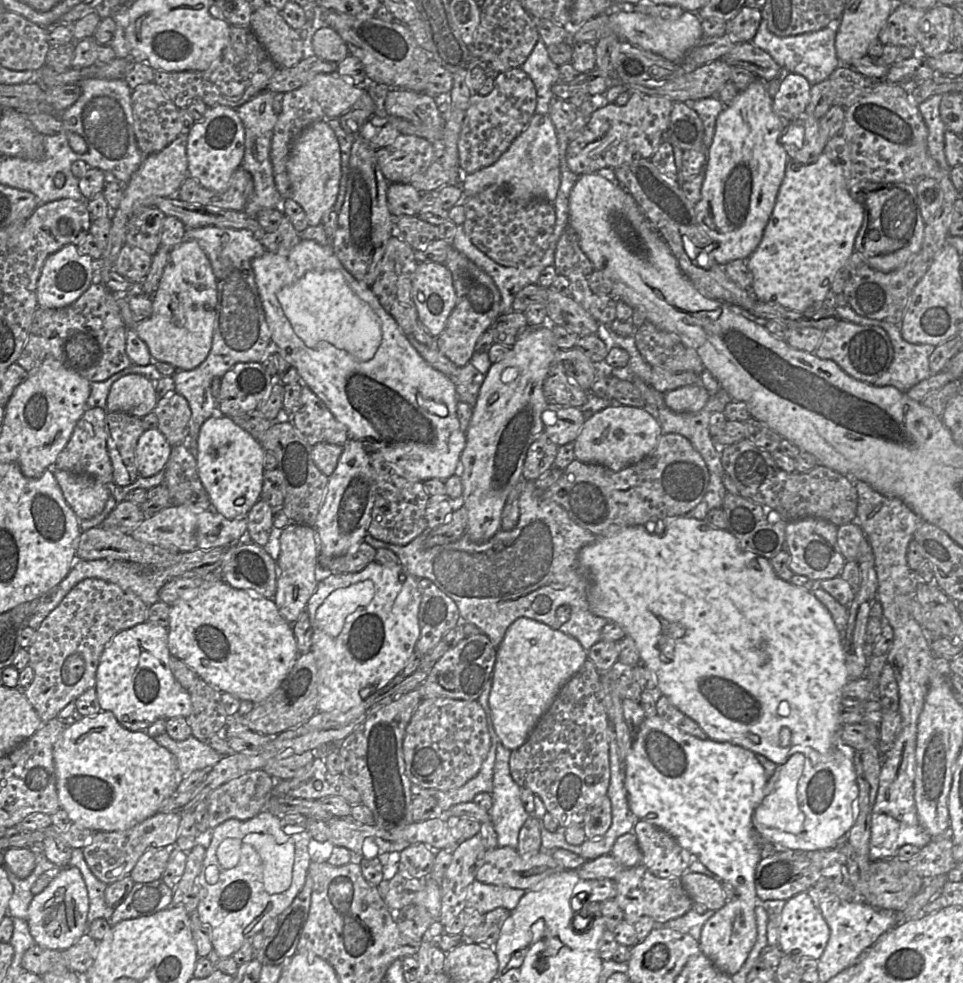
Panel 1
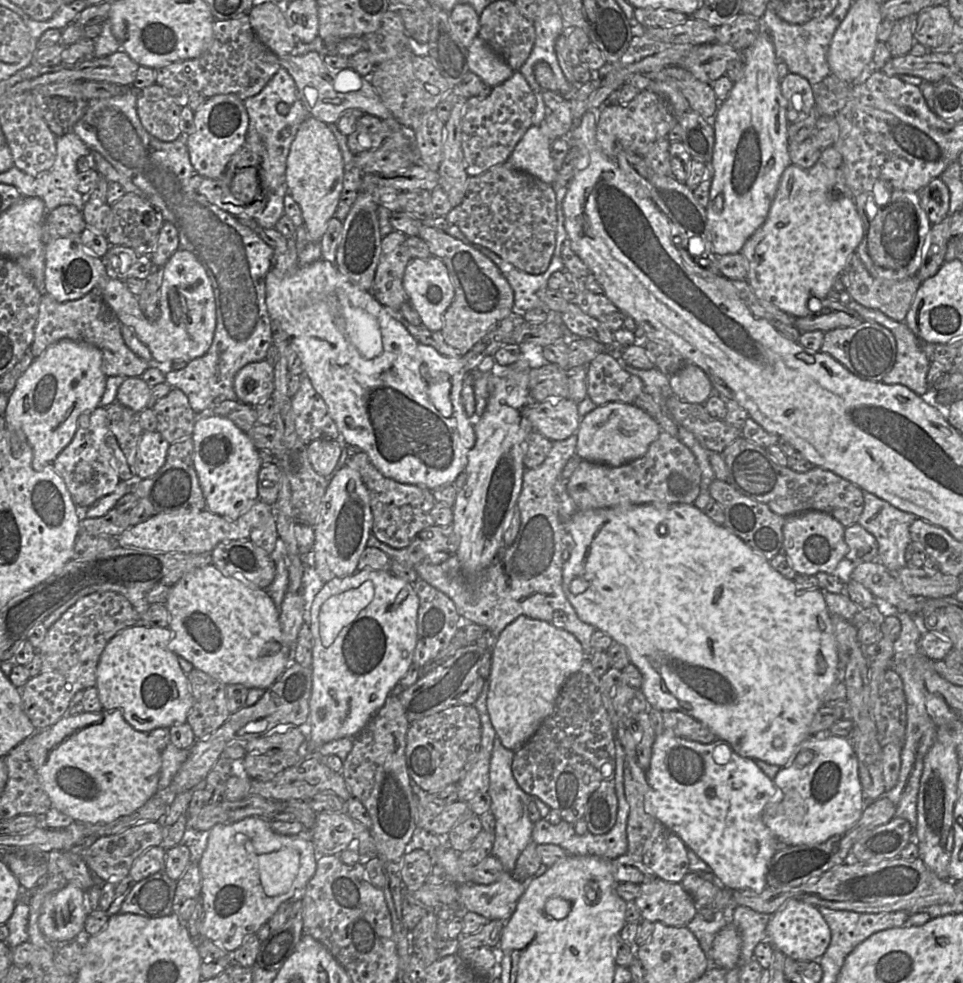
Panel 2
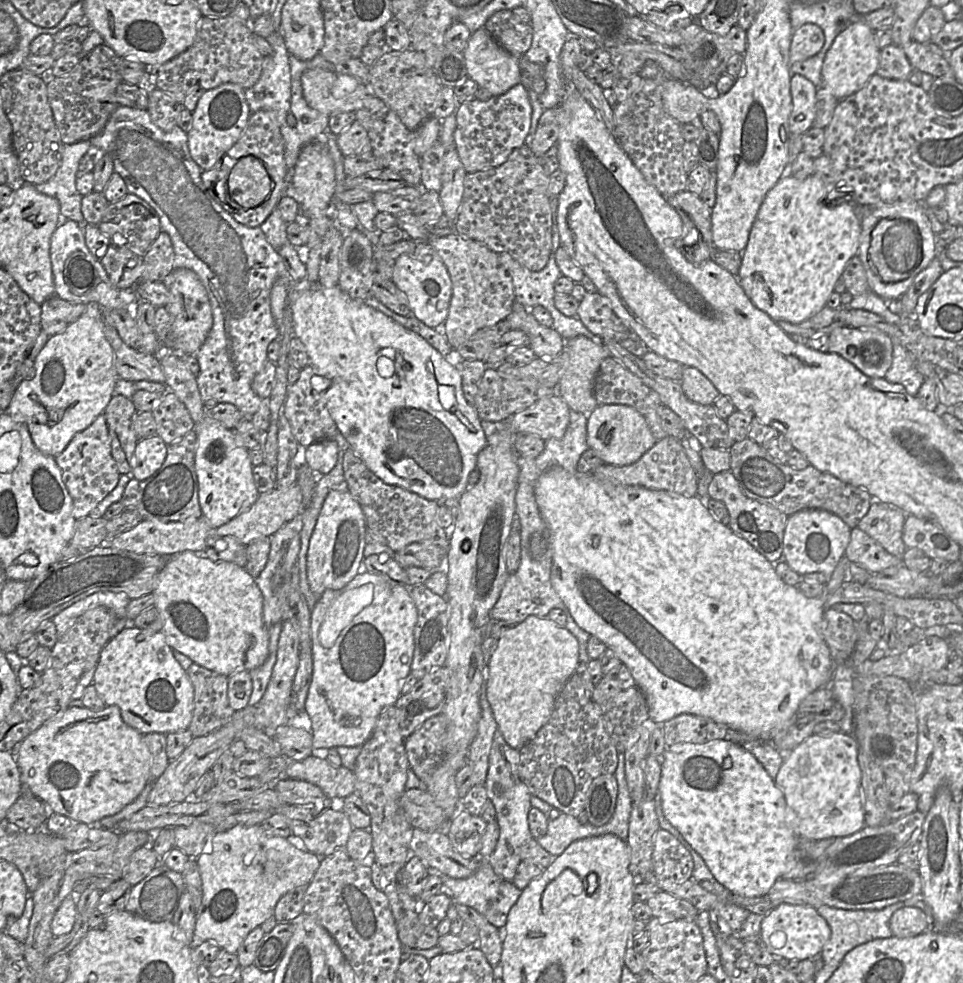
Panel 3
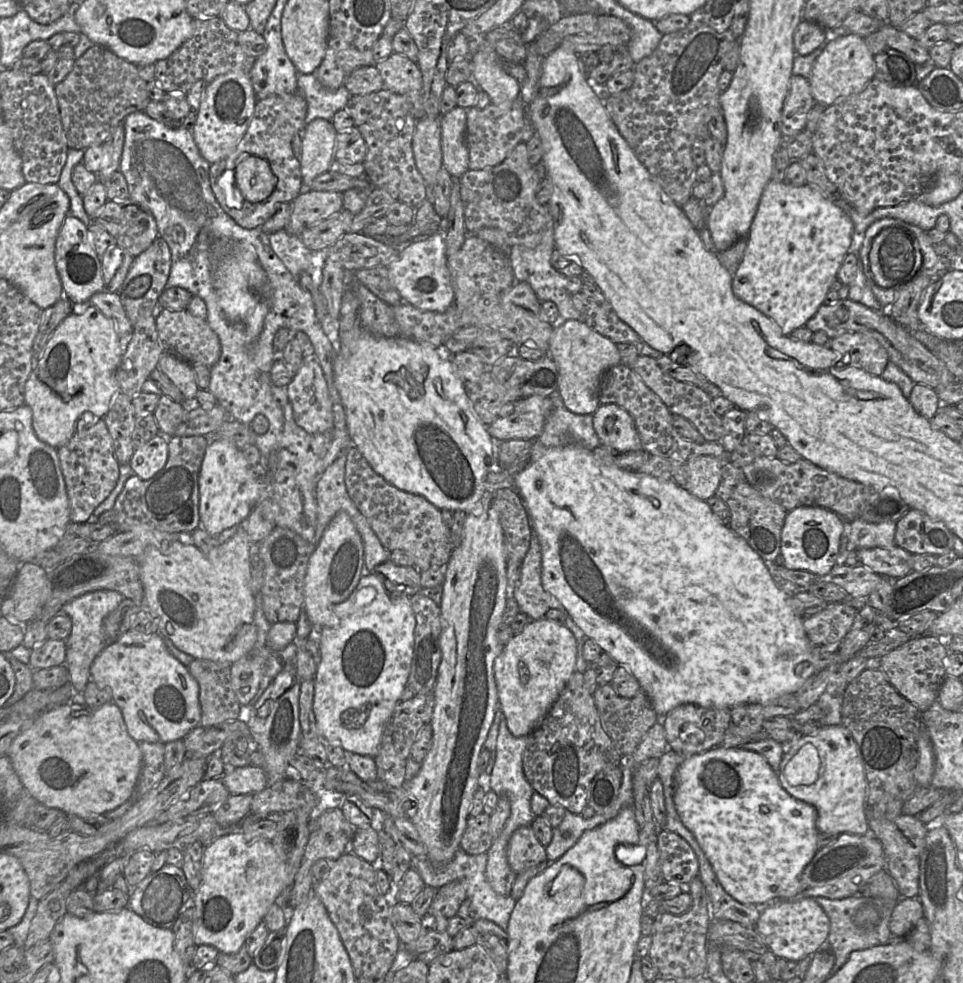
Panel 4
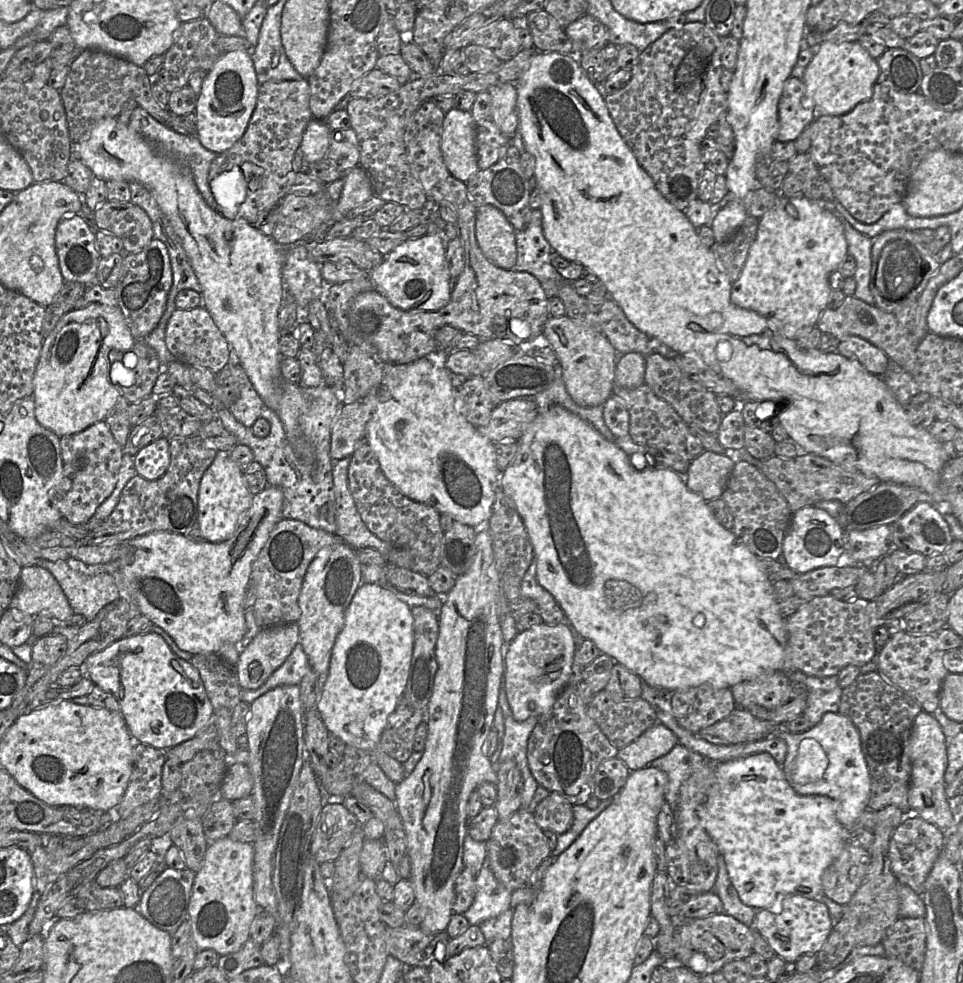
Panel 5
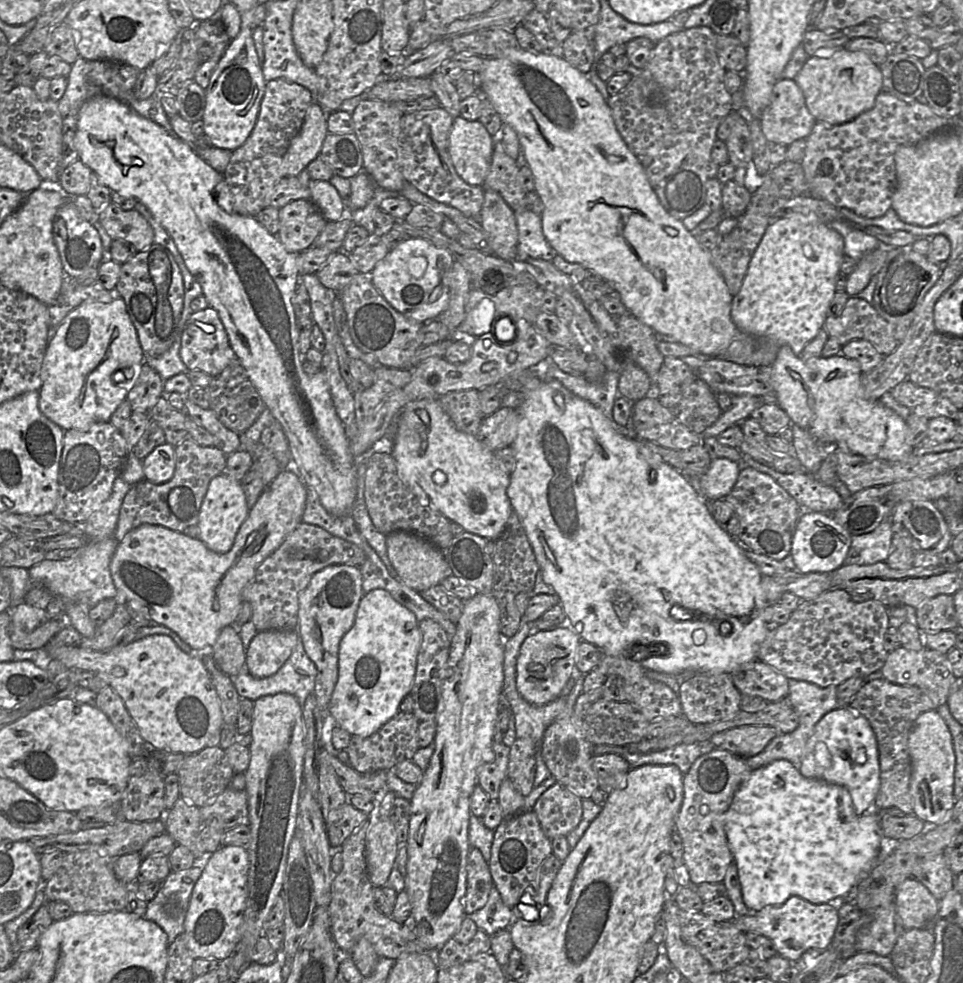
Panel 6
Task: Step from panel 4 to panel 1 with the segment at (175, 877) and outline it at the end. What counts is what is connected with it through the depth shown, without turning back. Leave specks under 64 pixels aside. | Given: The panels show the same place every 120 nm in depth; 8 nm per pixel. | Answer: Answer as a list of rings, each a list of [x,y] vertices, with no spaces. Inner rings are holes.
[[[157,879],[152,882],[134,883],[127,897],[114,908],[109,919],[110,927],[121,920],[148,916],[166,909],[172,902],[173,891]]]

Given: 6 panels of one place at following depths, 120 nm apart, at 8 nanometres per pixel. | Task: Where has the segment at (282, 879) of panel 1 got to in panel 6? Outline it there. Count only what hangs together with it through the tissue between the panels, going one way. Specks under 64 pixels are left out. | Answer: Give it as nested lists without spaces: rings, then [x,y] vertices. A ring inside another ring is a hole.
[[[220,846],[210,854],[192,889],[184,920],[186,945],[193,959],[215,957],[223,960],[233,951],[240,938],[244,921],[248,869],[248,853],[244,846]]]

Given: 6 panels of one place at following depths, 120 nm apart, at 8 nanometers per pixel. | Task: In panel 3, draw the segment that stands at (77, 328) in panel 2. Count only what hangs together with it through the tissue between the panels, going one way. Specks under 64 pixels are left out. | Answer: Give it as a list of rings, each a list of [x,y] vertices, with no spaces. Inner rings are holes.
[[[53,295],[41,304],[41,328],[49,336],[62,333],[85,311],[87,305],[72,303]],[[104,322],[104,333],[112,346],[115,367],[120,378],[131,382],[148,380],[166,383],[161,362],[148,353],[141,353],[129,347],[119,336],[116,328]]]

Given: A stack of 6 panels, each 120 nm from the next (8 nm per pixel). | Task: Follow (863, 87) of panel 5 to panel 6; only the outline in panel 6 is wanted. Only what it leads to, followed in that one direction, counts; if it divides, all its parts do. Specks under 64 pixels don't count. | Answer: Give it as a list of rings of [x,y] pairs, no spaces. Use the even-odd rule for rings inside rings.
[[[846,48],[832,49],[821,54],[823,56],[810,56],[794,79],[814,118],[826,124],[839,125],[872,109],[877,95],[881,92],[883,76],[868,54]]]

